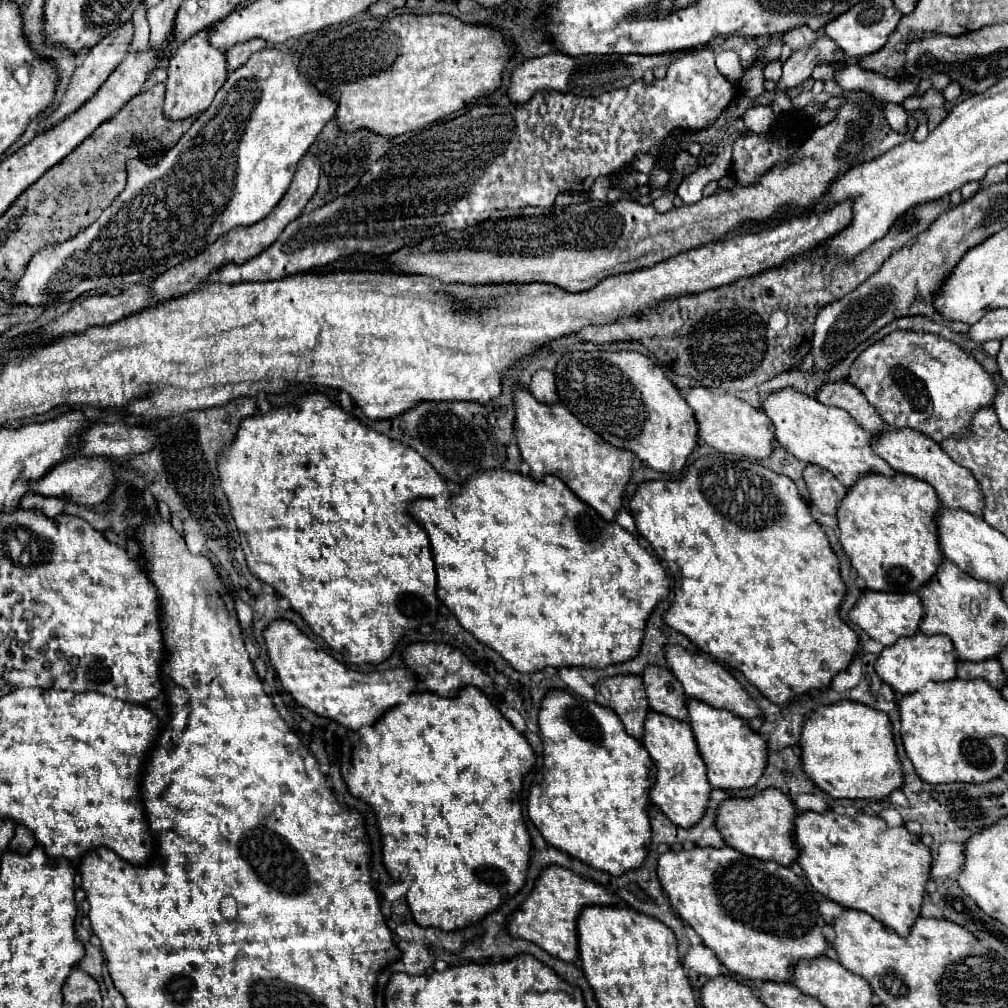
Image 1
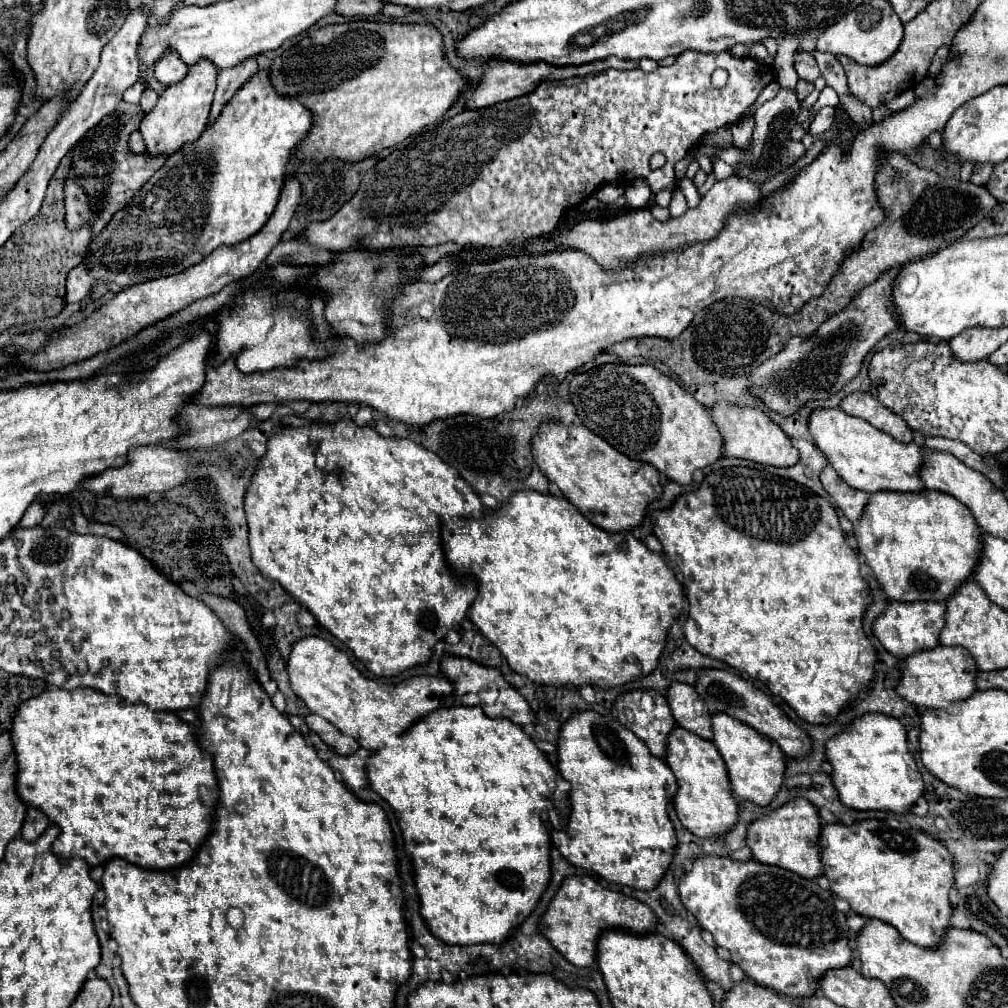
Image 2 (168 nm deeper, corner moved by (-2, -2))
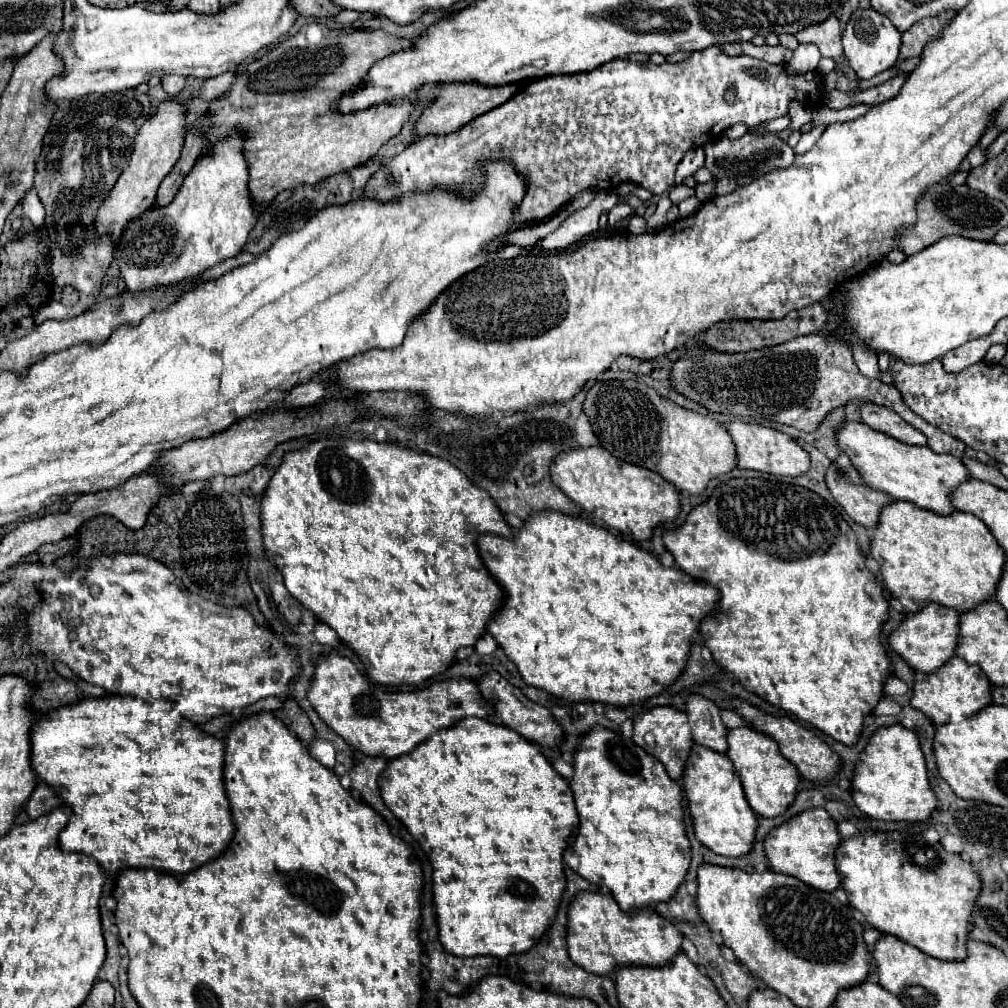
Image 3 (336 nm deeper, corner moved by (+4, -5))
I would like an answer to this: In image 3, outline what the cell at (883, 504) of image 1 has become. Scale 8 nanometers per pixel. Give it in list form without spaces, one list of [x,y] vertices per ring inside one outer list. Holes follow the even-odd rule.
[[[894,500],[882,508],[878,526],[872,530],[870,536],[870,556],[880,564],[884,586],[908,612],[918,612],[930,602],[956,608],[958,612],[976,608],[980,602],[994,596],[994,586],[998,584],[1006,562],[1004,550],[998,546],[986,524],[974,514],[952,510],[952,514],[942,516],[900,500]]]

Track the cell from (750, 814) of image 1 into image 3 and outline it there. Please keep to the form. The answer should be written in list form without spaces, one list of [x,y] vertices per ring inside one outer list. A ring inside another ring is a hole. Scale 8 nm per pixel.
[[[810,808],[790,818],[790,822],[772,828],[764,838],[764,852],[774,872],[794,876],[808,886],[816,886],[816,890],[832,892],[840,886],[840,876],[834,868],[834,850],[838,842],[840,836],[836,832],[836,822],[830,818],[830,814],[824,808]]]

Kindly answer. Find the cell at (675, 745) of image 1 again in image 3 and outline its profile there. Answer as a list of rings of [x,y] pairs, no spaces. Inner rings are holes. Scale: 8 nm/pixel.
[[[694,744],[684,766],[682,782],[686,788],[694,836],[712,852],[722,856],[744,856],[750,852],[756,832],[756,814],[746,802],[740,778],[726,754]]]

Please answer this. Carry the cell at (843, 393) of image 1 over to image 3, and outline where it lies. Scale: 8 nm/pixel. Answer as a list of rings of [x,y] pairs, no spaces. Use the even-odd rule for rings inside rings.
[[[862,402],[858,406],[860,418],[864,424],[872,426],[878,432],[884,432],[904,444],[926,444],[926,438],[914,430],[910,424],[906,424],[894,410],[878,406],[878,404],[870,404],[870,402]]]

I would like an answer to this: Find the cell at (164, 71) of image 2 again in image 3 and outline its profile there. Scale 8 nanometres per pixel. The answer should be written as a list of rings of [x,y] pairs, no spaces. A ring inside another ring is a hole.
[[[166,76],[166,78],[162,78],[162,88],[170,98],[178,96],[184,90],[184,86],[186,86],[186,78],[182,78],[182,76]]]

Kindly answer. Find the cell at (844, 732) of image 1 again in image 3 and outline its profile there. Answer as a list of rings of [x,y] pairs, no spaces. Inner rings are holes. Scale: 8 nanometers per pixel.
[[[900,724],[878,728],[856,760],[850,794],[858,810],[868,818],[908,822],[928,820],[930,812],[936,808],[936,798],[928,784],[926,764],[916,734]]]

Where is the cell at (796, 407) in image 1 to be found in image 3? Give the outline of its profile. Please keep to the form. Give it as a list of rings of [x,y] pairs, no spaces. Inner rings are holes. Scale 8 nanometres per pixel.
[[[844,420],[836,430],[836,446],[842,454],[848,454],[854,468],[858,468],[862,484],[872,490],[882,490],[894,500],[908,500],[920,508],[950,514],[954,510],[948,494],[970,478],[968,468],[950,454],[936,454],[928,446],[902,444],[888,434],[876,432],[862,422]]]

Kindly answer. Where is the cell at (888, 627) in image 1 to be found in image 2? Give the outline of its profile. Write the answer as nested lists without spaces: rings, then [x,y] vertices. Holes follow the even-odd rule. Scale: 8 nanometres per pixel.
[[[892,601],[888,609],[874,621],[874,635],[892,655],[906,659],[908,655],[928,651],[940,643],[938,635],[944,627],[944,613],[946,605],[938,601],[916,601],[916,603]]]

